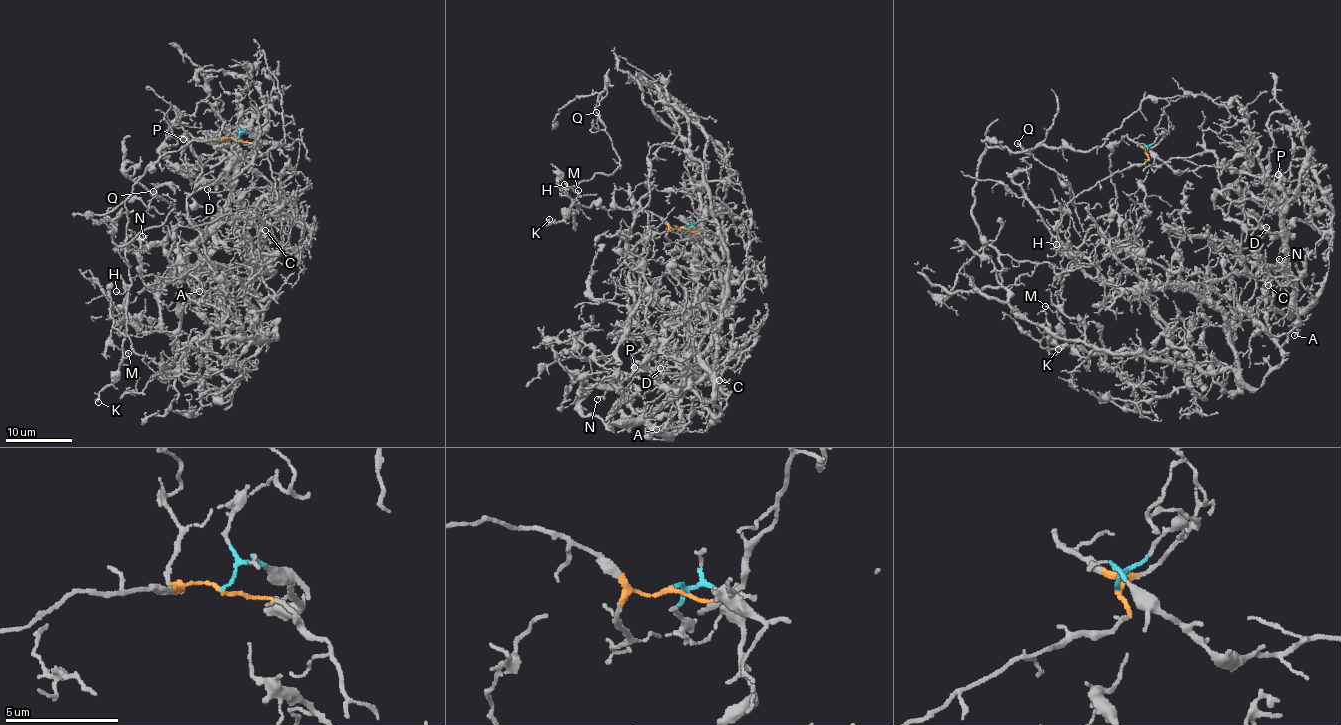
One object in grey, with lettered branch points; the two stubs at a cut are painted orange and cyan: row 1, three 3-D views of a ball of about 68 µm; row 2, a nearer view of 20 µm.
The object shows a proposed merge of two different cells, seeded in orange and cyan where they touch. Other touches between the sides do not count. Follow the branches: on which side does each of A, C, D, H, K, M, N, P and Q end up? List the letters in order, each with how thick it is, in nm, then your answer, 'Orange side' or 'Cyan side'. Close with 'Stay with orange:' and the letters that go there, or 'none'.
A: Thickness 130 nm. Cyan side
C: Thickness 160 nm. Cyan side
D: Thickness 130 nm. Cyan side
H: Thickness 130 nm. Orange side
K: Thickness 220 nm. Orange side
M: Thickness 130 nm. Orange side
N: Thickness 140 nm. Cyan side
P: Thickness 200 nm. Cyan side
Q: Thickness 240 nm. Orange side
Stay with orange: H, K, M, Q

